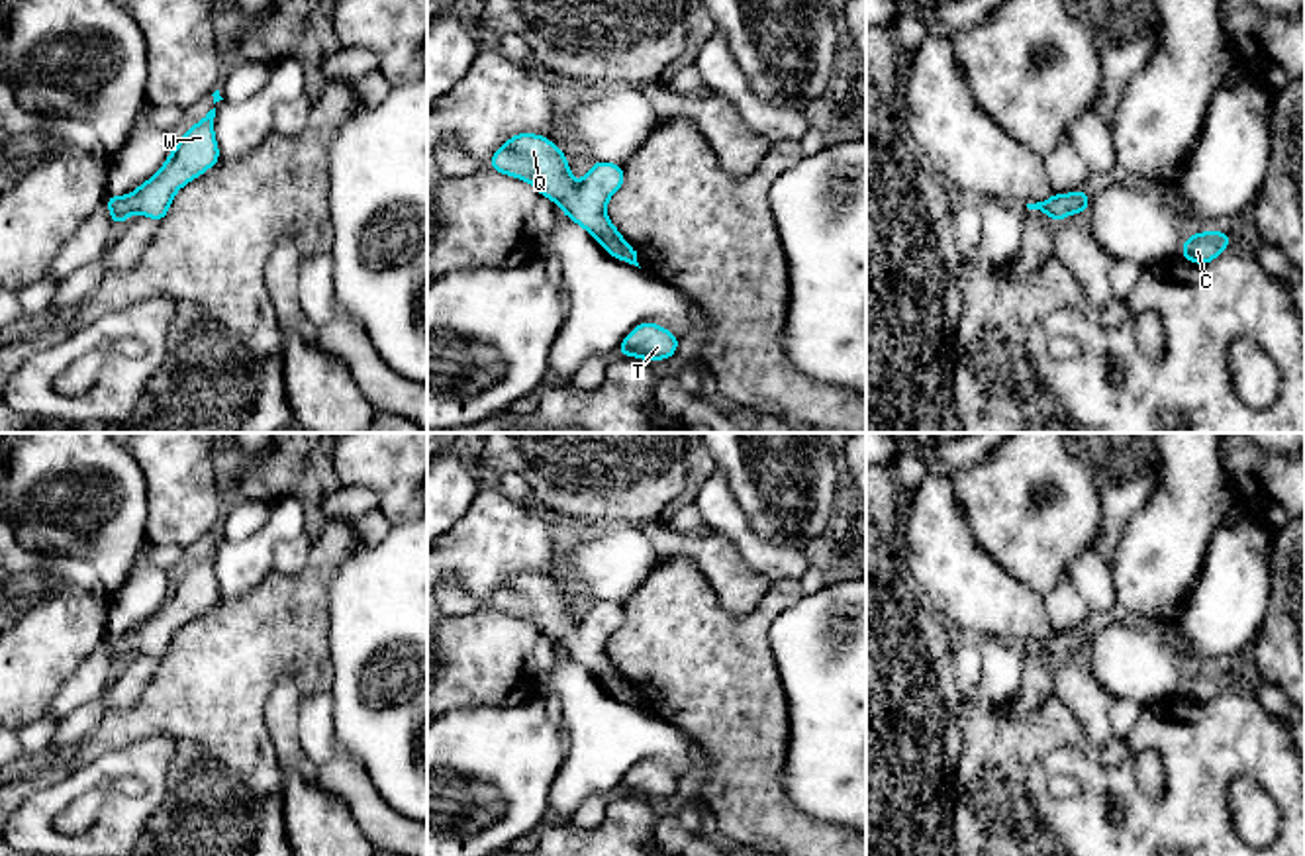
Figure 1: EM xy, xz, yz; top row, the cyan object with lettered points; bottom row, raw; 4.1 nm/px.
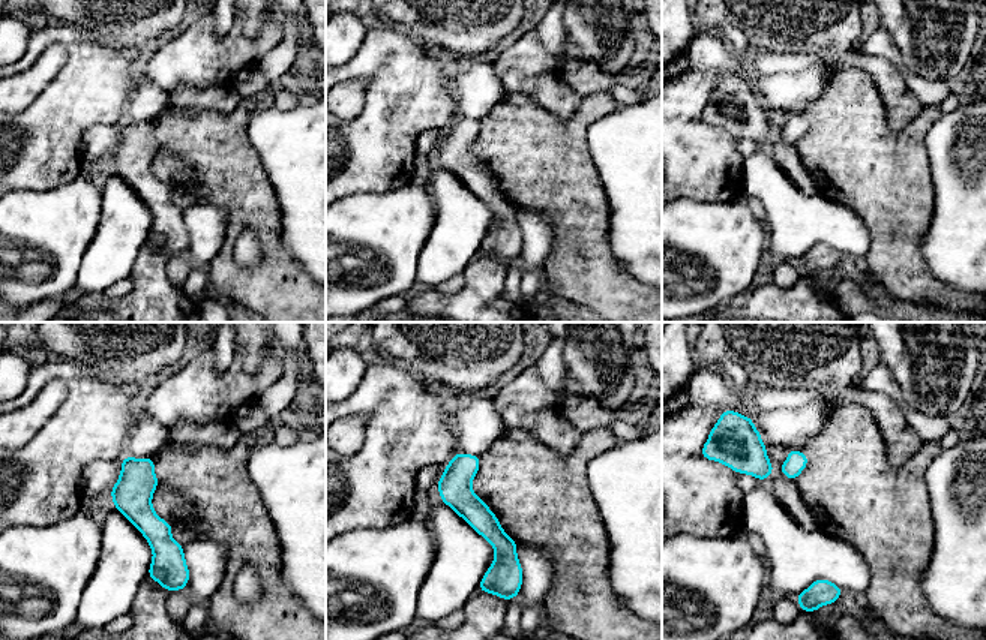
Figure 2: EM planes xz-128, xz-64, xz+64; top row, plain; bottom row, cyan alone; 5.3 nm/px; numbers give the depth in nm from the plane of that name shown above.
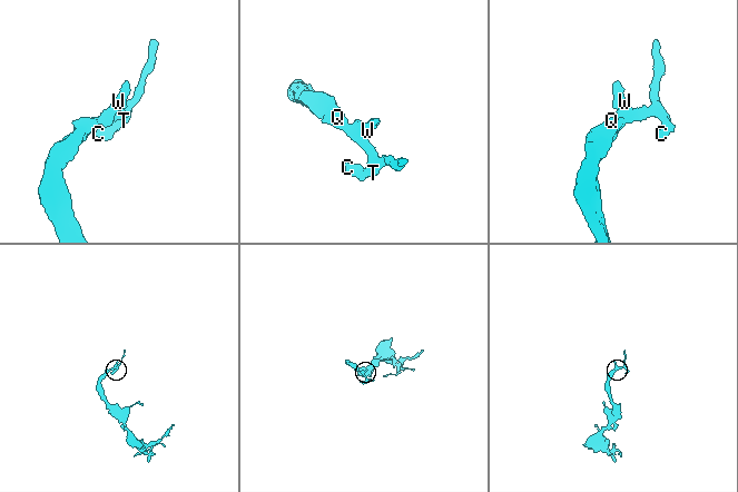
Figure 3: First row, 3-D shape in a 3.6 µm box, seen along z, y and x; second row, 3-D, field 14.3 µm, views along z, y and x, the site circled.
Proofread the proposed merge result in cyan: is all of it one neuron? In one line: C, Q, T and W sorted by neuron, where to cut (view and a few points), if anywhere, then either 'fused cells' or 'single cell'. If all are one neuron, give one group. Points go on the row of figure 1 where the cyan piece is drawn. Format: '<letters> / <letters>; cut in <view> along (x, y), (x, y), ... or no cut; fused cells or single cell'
C Q T W; no cut; single cell

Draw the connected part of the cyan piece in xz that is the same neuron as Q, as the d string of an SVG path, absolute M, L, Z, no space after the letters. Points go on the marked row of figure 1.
M515 133L490 159L488 166L502 174L533 184L539 196L560 206L560 212L586 229L613 259L639 266L637 251L621 237L607 217L607 200L623 186L625 172L619 165L596 161L588 174L576 182L566 155L539 133Z

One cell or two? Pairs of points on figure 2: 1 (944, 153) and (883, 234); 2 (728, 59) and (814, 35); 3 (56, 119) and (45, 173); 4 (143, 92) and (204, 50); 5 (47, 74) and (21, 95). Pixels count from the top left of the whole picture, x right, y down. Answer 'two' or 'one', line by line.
1: two
2: two
3: one
4: two
5: one

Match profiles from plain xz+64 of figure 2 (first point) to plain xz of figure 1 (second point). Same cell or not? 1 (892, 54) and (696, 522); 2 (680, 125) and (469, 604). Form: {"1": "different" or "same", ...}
{"1": "different", "2": "different"}

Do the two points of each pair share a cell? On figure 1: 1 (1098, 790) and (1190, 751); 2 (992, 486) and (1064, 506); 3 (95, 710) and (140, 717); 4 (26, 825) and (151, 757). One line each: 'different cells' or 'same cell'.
1: same cell
2: same cell
3: different cells
4: same cell

